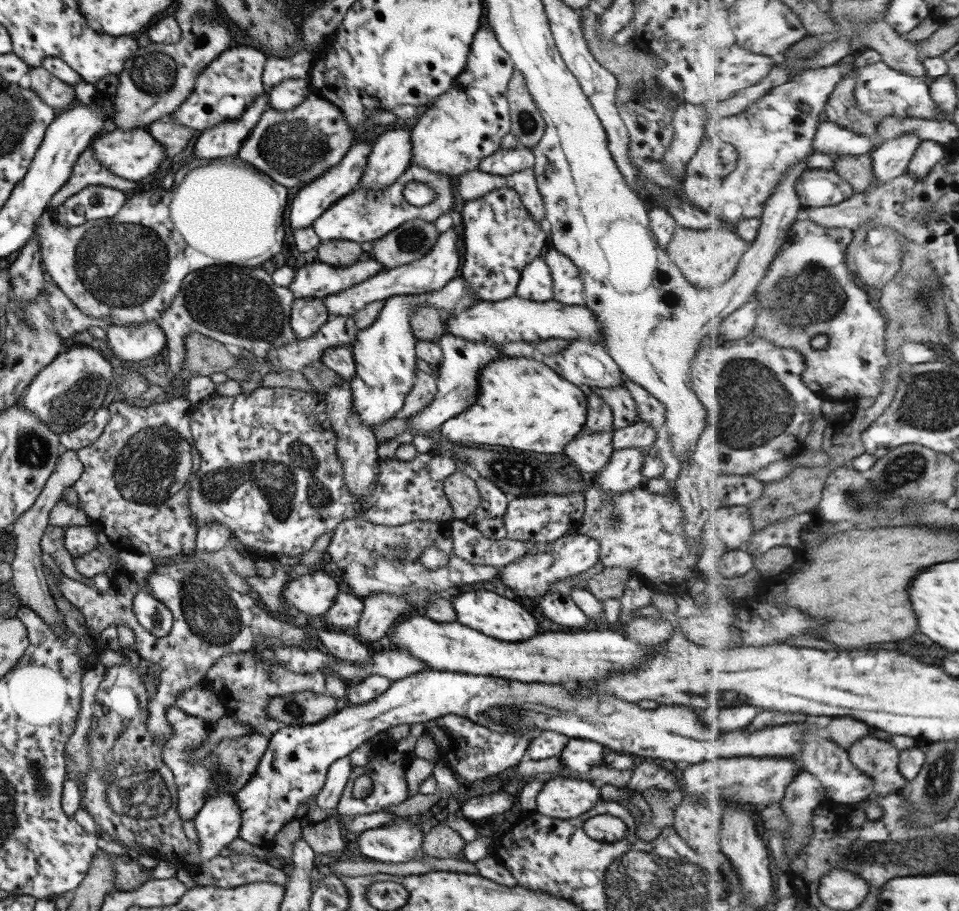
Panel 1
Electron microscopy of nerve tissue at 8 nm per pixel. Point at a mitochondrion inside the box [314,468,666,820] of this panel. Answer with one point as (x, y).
(503, 713)

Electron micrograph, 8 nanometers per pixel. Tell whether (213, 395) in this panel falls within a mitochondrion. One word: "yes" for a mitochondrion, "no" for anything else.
no

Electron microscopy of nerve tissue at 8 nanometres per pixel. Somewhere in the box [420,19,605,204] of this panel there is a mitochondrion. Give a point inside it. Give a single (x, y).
(526, 122)

